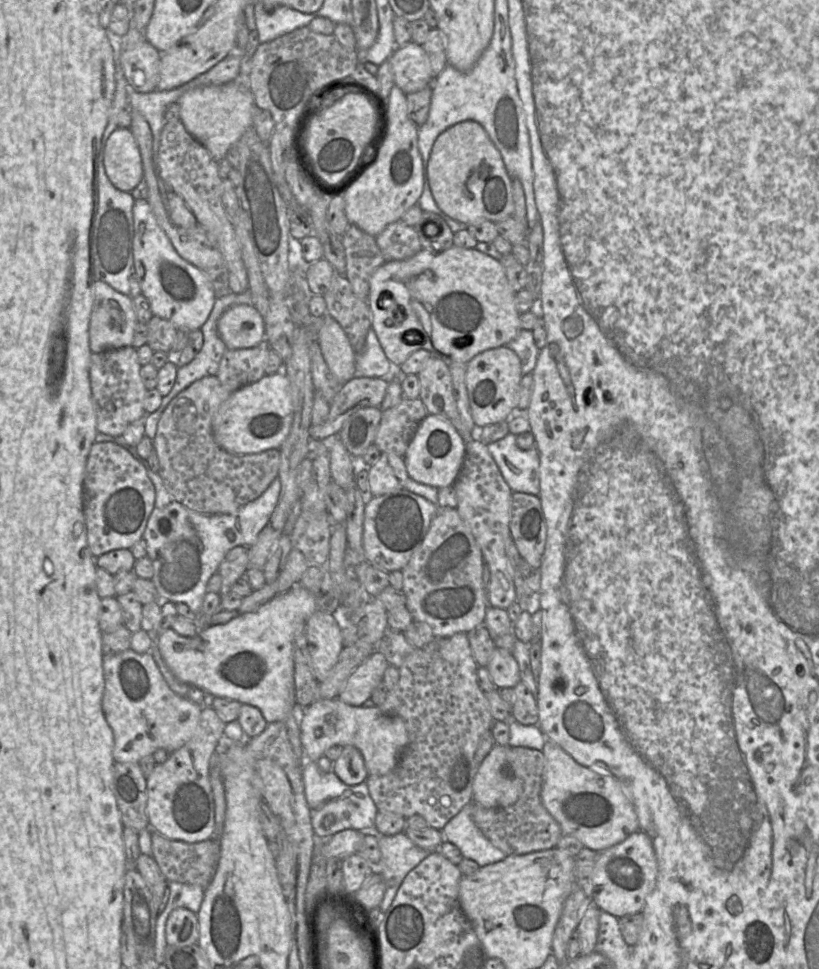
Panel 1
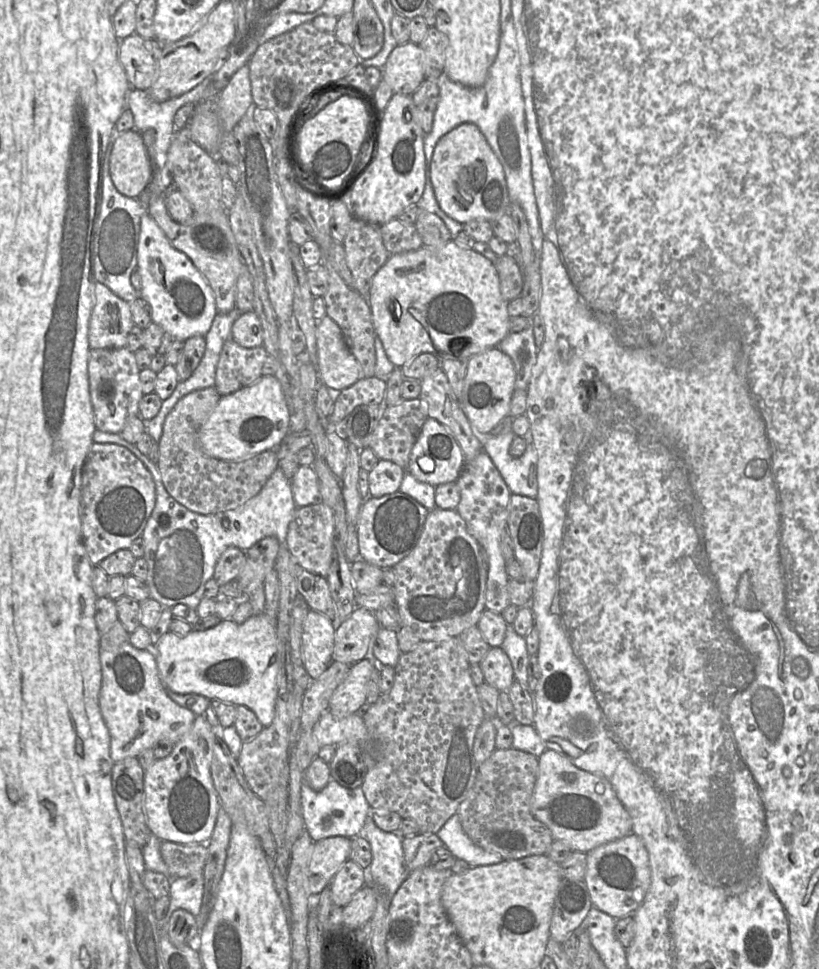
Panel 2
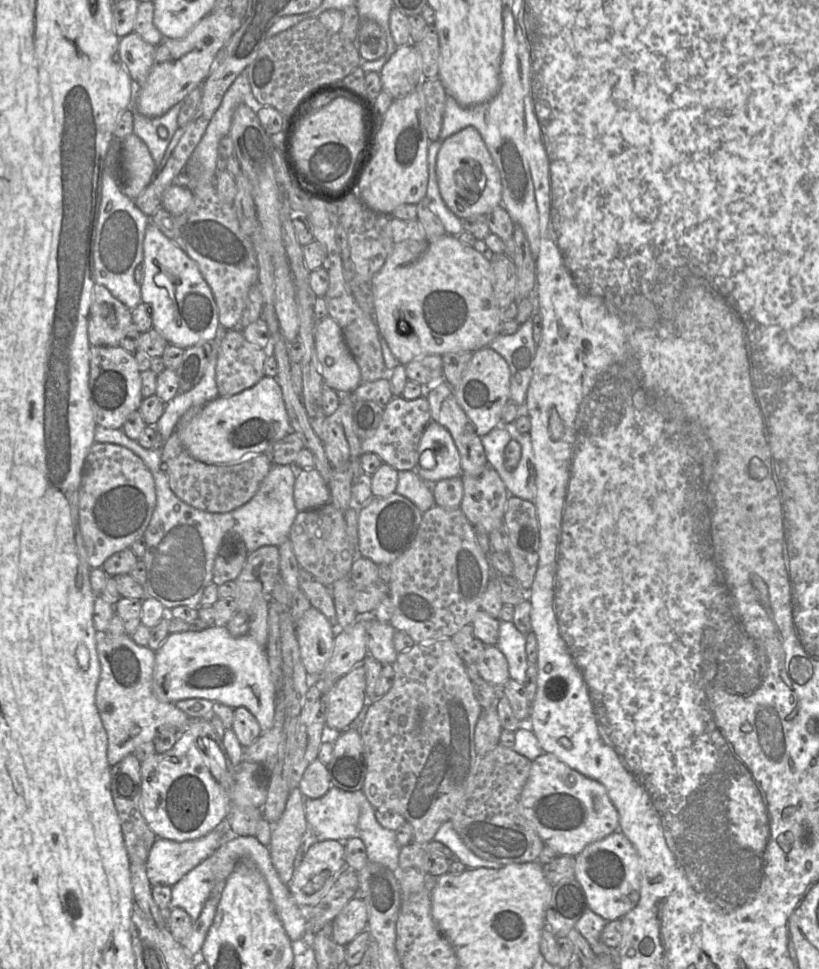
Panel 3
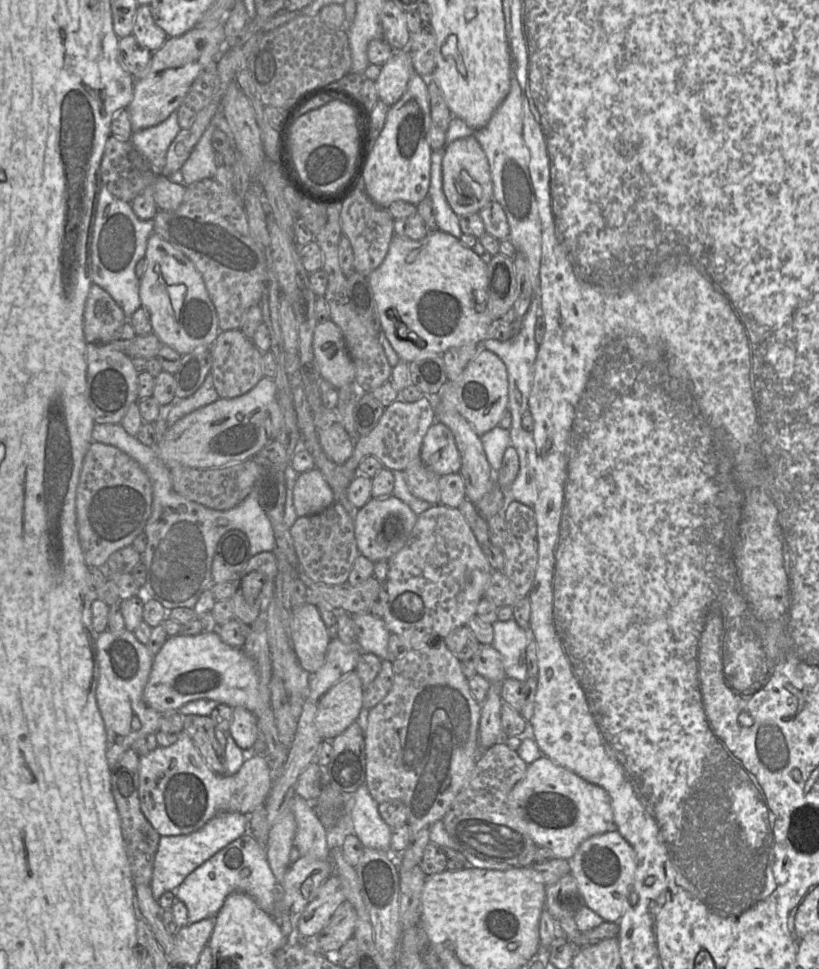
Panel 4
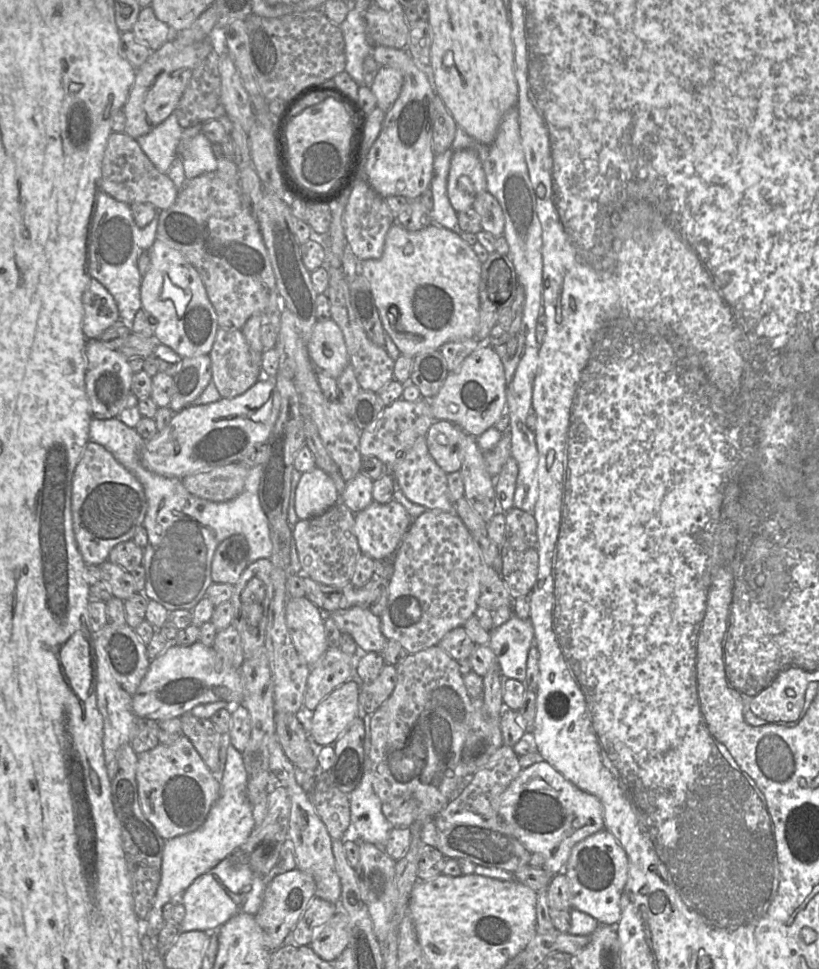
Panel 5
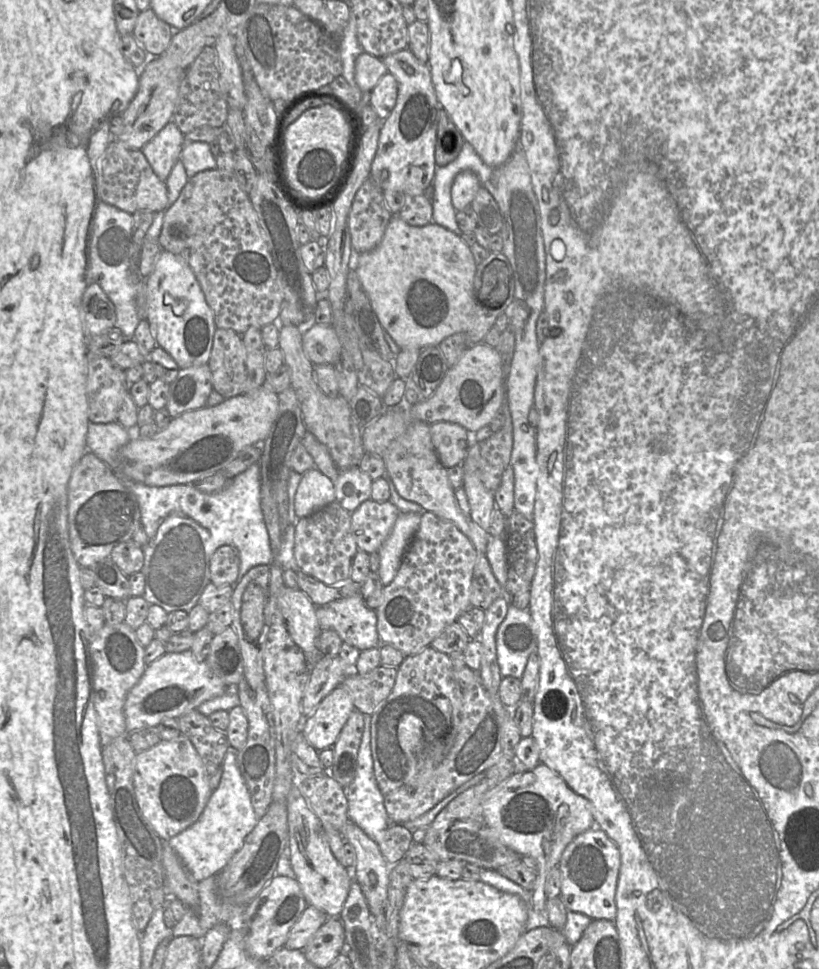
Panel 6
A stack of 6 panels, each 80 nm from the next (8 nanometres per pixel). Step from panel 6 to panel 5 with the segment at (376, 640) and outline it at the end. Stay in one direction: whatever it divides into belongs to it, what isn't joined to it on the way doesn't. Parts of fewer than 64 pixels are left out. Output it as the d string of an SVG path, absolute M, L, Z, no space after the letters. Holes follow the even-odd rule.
M354 606L348 609L340 609L331 613L325 613L330 616L342 633L350 634L355 640L360 653L378 652L384 649L387 639L381 630L380 617L374 615L368 607Z

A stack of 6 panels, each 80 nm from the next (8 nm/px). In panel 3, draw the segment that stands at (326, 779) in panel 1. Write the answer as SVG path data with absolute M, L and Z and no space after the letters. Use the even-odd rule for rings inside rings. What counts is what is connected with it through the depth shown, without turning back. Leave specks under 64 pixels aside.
M331 786L320 798L304 800L310 834L315 841L346 840L357 836L363 791L349 792Z

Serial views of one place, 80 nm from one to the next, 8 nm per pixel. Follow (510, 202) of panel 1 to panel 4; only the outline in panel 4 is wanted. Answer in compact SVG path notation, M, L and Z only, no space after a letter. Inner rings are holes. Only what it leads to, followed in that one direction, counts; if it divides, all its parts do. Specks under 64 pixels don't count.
M473 135L449 144L442 159L442 190L452 211L458 216L478 213L493 199L488 160Z

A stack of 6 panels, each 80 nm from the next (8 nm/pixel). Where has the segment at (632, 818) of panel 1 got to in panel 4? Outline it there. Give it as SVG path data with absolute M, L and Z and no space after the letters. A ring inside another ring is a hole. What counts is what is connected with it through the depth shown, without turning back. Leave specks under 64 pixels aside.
M546 756L529 764L523 778L508 795L508 807L538 847L548 848L554 858L569 860L590 837L615 829L614 813L608 793L600 786L581 778Z

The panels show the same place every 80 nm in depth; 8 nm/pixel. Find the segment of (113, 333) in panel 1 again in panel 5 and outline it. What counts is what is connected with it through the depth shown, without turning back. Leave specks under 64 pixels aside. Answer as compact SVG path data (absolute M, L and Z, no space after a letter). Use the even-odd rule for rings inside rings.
M90 279L82 305L82 330L87 340L98 340L120 318L114 298L96 279Z

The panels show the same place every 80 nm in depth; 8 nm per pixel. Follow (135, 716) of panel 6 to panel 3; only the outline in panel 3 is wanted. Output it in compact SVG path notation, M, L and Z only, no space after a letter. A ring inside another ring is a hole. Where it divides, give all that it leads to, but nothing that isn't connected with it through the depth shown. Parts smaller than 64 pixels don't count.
M225 626L169 634L155 651L153 692L163 702L202 698L233 709L245 707L258 723L271 725L278 695L265 648L248 634L232 637Z

